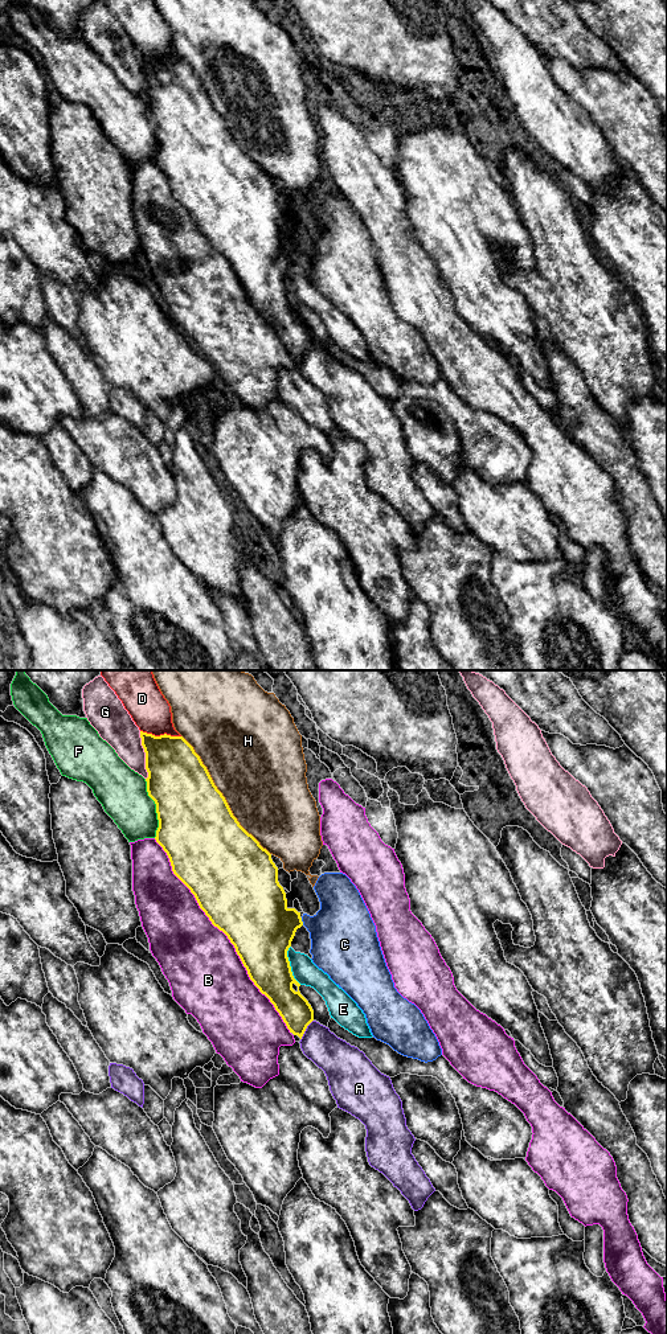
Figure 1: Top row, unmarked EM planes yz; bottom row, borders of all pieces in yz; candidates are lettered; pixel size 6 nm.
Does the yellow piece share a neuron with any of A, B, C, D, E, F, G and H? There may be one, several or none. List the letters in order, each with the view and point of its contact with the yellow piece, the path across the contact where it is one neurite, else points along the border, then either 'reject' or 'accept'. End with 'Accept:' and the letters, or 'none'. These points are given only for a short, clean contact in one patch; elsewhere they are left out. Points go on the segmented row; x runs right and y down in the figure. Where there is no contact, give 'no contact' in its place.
A: yz (305, 1030) | reject
B: yz (225, 934) | reject
C: yz (302, 922) | reject
D: yz (160, 735) | reject
E: yz (289, 965) | reject
F: yz (156, 808) | reject
G: yz (146, 755) | reject
H: yz (221, 795) | reject
Accept: none

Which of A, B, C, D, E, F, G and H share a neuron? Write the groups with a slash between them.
A / B / C / D / E / F / G / H

